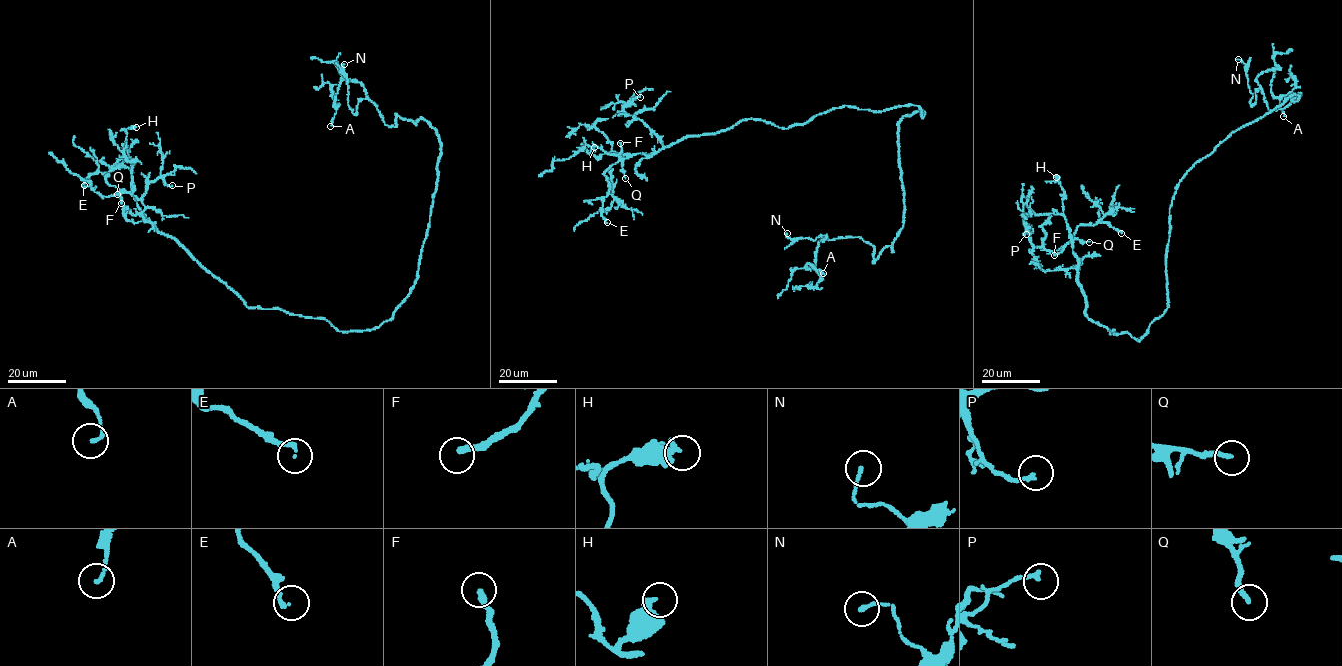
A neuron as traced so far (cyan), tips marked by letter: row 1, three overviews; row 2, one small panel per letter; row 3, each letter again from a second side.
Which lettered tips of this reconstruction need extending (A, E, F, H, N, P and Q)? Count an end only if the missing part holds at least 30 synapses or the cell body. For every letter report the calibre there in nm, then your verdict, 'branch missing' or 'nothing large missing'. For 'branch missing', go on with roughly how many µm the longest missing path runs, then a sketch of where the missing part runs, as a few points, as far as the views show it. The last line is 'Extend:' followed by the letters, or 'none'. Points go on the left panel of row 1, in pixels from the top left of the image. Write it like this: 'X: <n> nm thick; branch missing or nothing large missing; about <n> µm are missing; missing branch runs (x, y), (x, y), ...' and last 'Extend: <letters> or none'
A: 140 nm thick; nothing large missing
E: 160 nm thick; nothing large missing
F: 240 nm thick; branch missing; about 40 µm are missing; missing branch runs (121, 203), (114, 205), (111, 171), (85, 154), (71, 155)
H: 280 nm thick; nothing large missing
N: 140 nm thick; nothing large missing
P: 170 nm thick; nothing large missing
Q: 220 nm thick; branch missing; about 30 µm are missing; missing branch runs (117, 194), (115, 195), (111, 185), (91, 172), (88, 166), (91, 155)
Extend: F, Q

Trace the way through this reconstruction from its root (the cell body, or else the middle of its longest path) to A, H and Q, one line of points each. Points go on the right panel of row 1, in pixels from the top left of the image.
A: (1167, 284), (1176, 186), (1233, 132), (1299, 99), (1268, 109), (1256, 79), (1276, 67), (1271, 92), (1283, 116)
H: (1167, 284), (1166, 311), (1139, 341), (1090, 320), (1056, 177)
Q: (1167, 284), (1166, 311), (1139, 341), (1110, 333), (1085, 315), (1077, 282), (1072, 240), (1089, 242)

